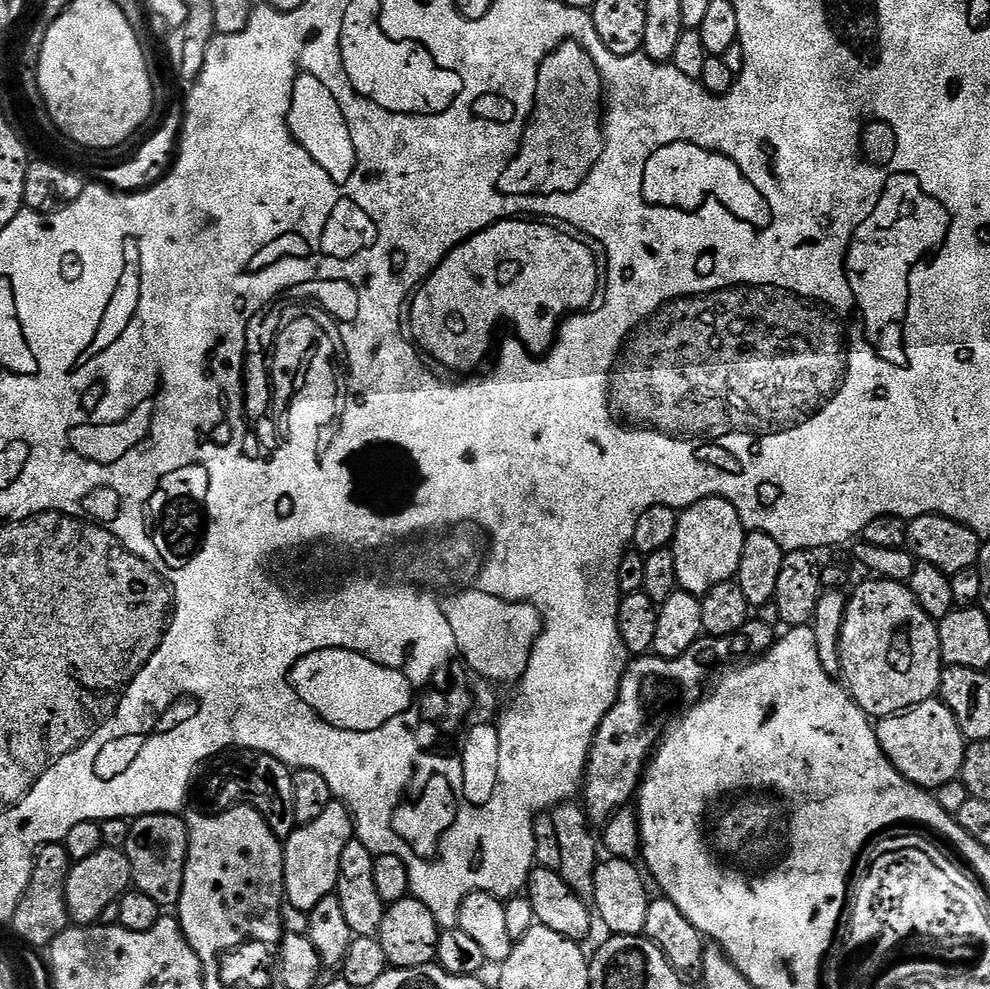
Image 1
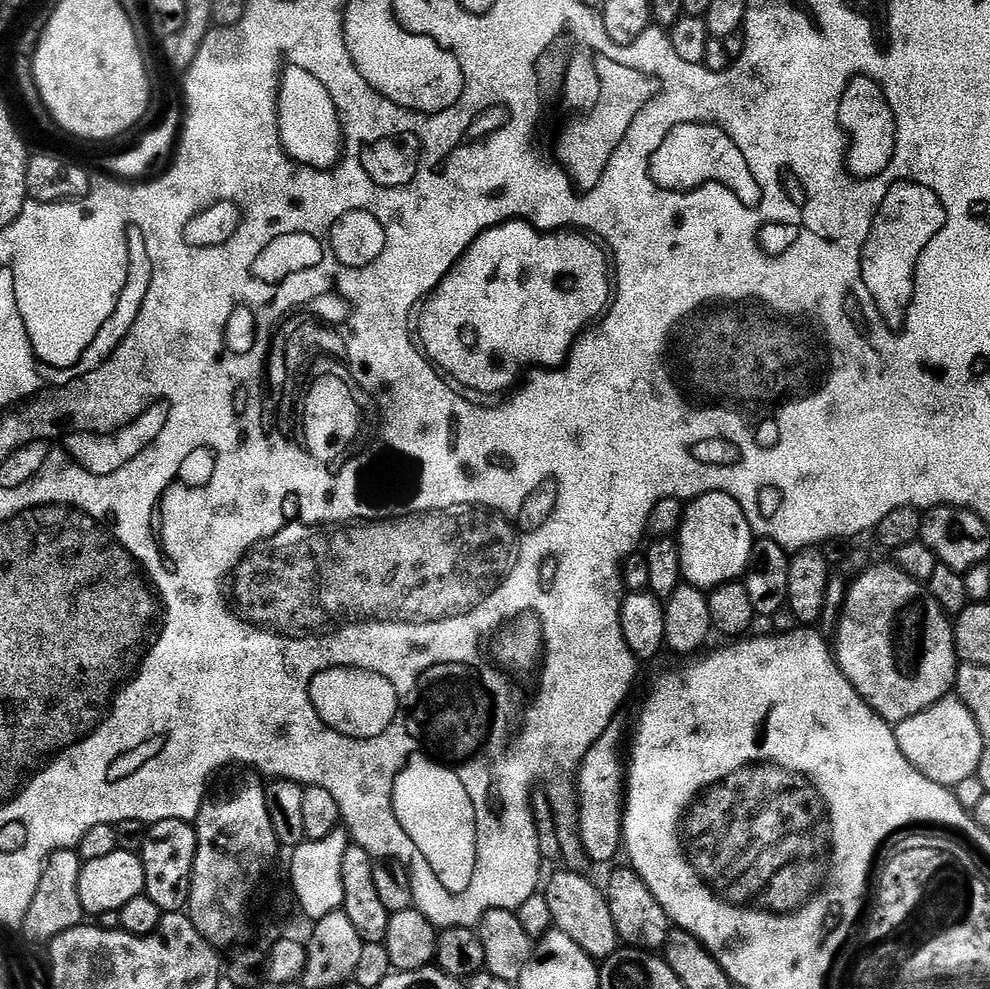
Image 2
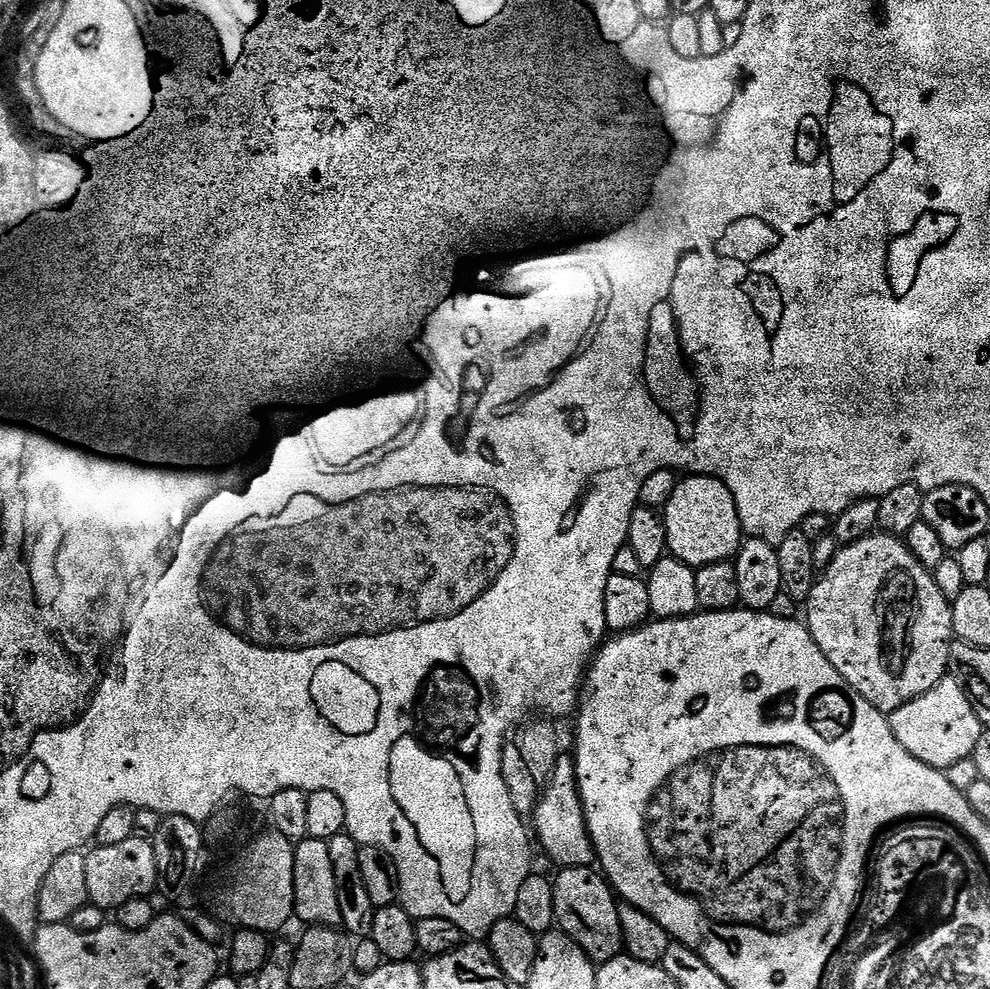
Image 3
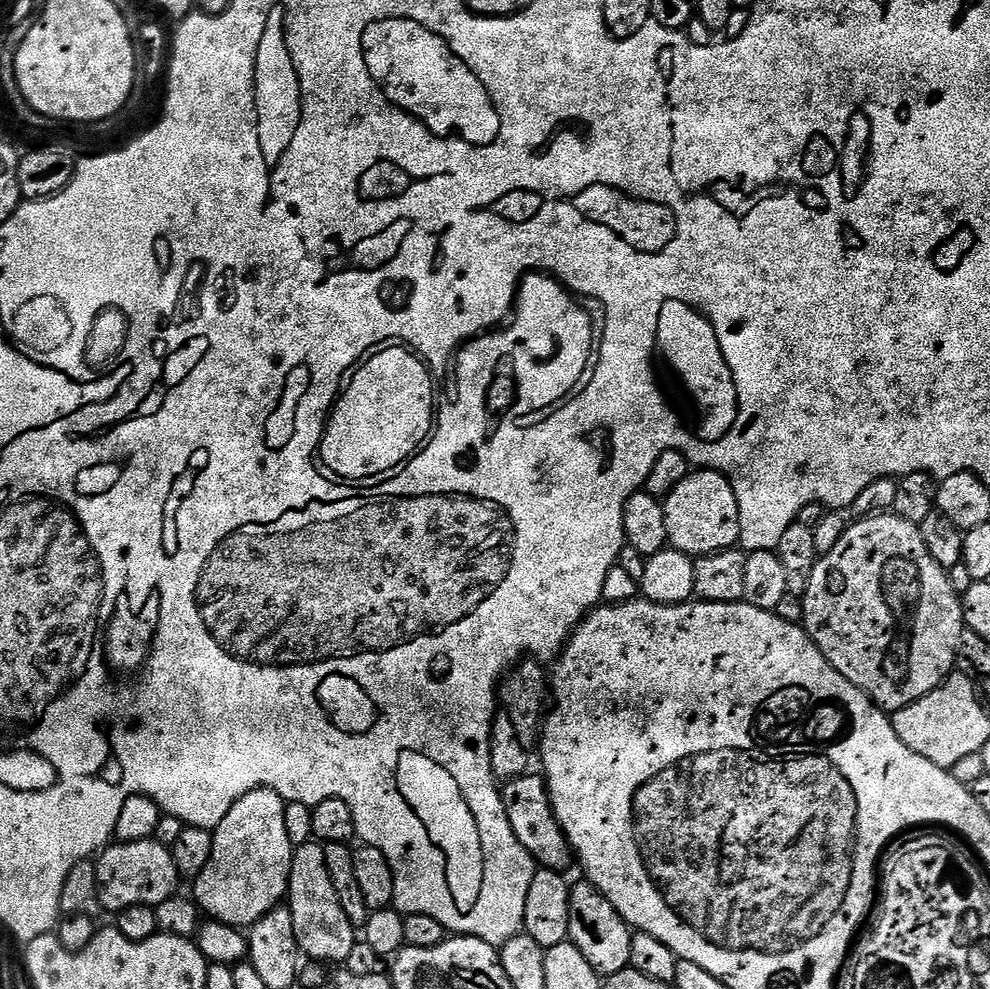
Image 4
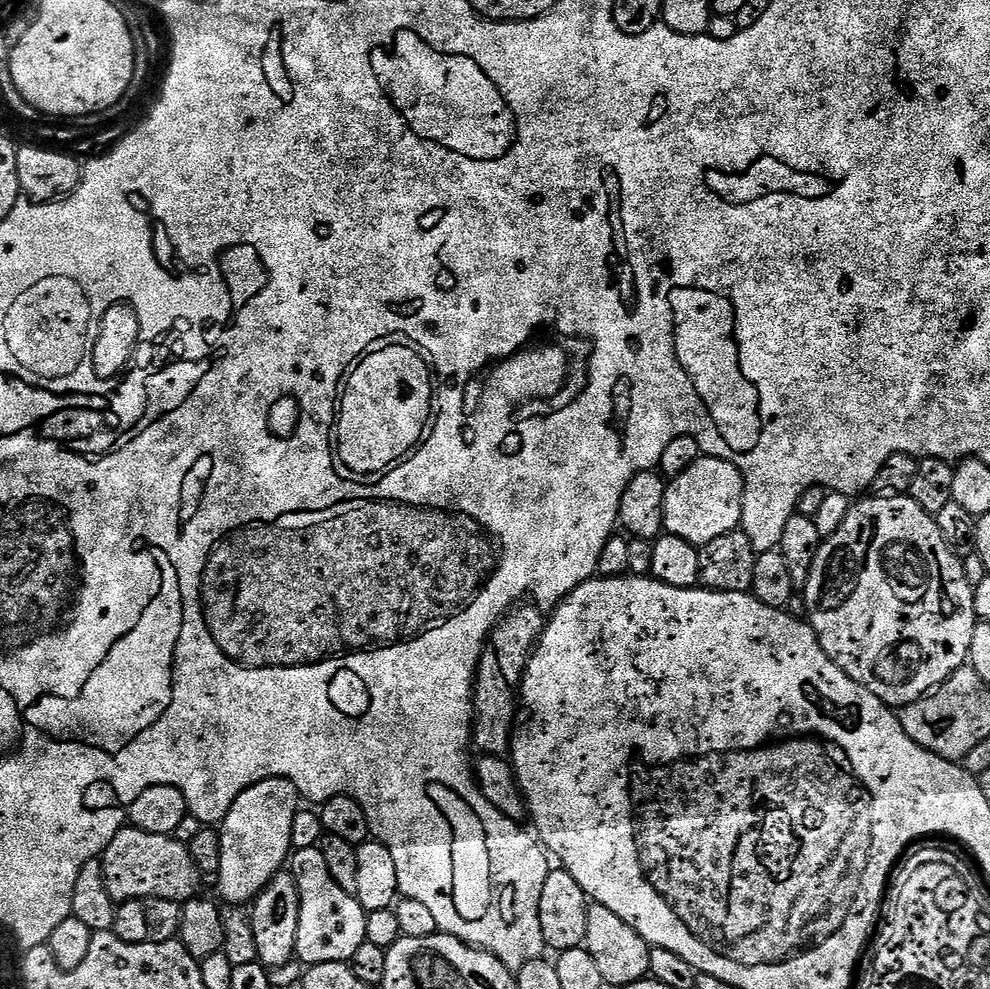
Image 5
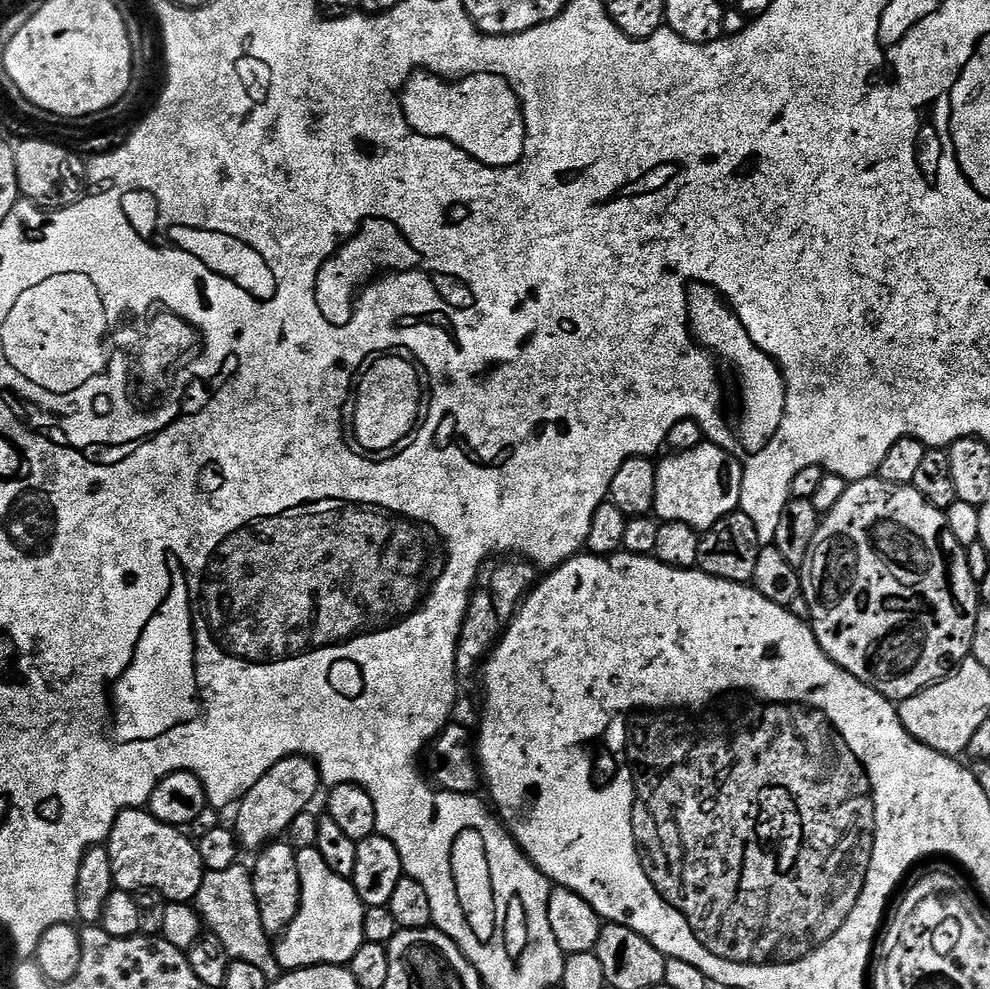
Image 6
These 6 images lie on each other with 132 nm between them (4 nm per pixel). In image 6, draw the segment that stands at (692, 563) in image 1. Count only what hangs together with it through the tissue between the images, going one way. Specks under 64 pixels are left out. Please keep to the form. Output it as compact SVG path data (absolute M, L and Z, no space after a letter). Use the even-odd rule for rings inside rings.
M705 442L694 446L694 450L668 454L664 461L659 461L656 477L658 490L654 512L661 521L682 522L697 530L707 530L715 526L722 518L726 518L726 514L737 511L740 507L740 495L744 489L744 467L717 444Z

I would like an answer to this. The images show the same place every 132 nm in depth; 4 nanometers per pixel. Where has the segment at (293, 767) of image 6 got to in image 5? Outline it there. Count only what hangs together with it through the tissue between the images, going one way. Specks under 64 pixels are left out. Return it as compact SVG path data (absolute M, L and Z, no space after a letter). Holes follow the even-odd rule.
M281 776L250 786L250 790L236 799L219 829L222 862L214 877L214 883L220 887L221 896L229 900L226 901L229 905L244 906L255 900L256 895L289 863L293 851L290 826L294 826L294 818L301 808L300 791Z

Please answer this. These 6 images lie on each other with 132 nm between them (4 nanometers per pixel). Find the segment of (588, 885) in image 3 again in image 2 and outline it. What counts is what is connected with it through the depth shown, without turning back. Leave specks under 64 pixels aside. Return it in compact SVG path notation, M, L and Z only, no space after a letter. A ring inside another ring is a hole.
M561 870L548 880L548 889L543 889L543 896L548 900L552 923L555 931L570 934L582 950L597 962L604 961L621 947L618 930L614 930L614 918L610 918L610 906L607 895L600 892L587 880L587 875L575 871Z

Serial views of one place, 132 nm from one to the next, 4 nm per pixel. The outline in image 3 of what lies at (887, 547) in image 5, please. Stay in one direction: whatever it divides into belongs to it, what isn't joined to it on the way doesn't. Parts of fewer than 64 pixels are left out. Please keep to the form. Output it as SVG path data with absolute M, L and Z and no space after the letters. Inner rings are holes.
M873 534L854 544L841 547L833 560L833 564L822 572L812 587L812 593L808 596L806 607L808 607L806 627L814 638L814 642L818 642L822 654L826 654L826 658L834 666L834 670L838 670L838 674L842 674L844 681L854 690L858 690L858 694L862 694L862 698L866 698L880 713L890 714L894 710L906 706L906 702L926 694L939 680L945 679L949 675L954 643L952 605L942 594L942 590L938 590L935 575L927 572L922 566L922 562L918 562L918 558L914 558L914 554L910 554L907 543L899 536Z

